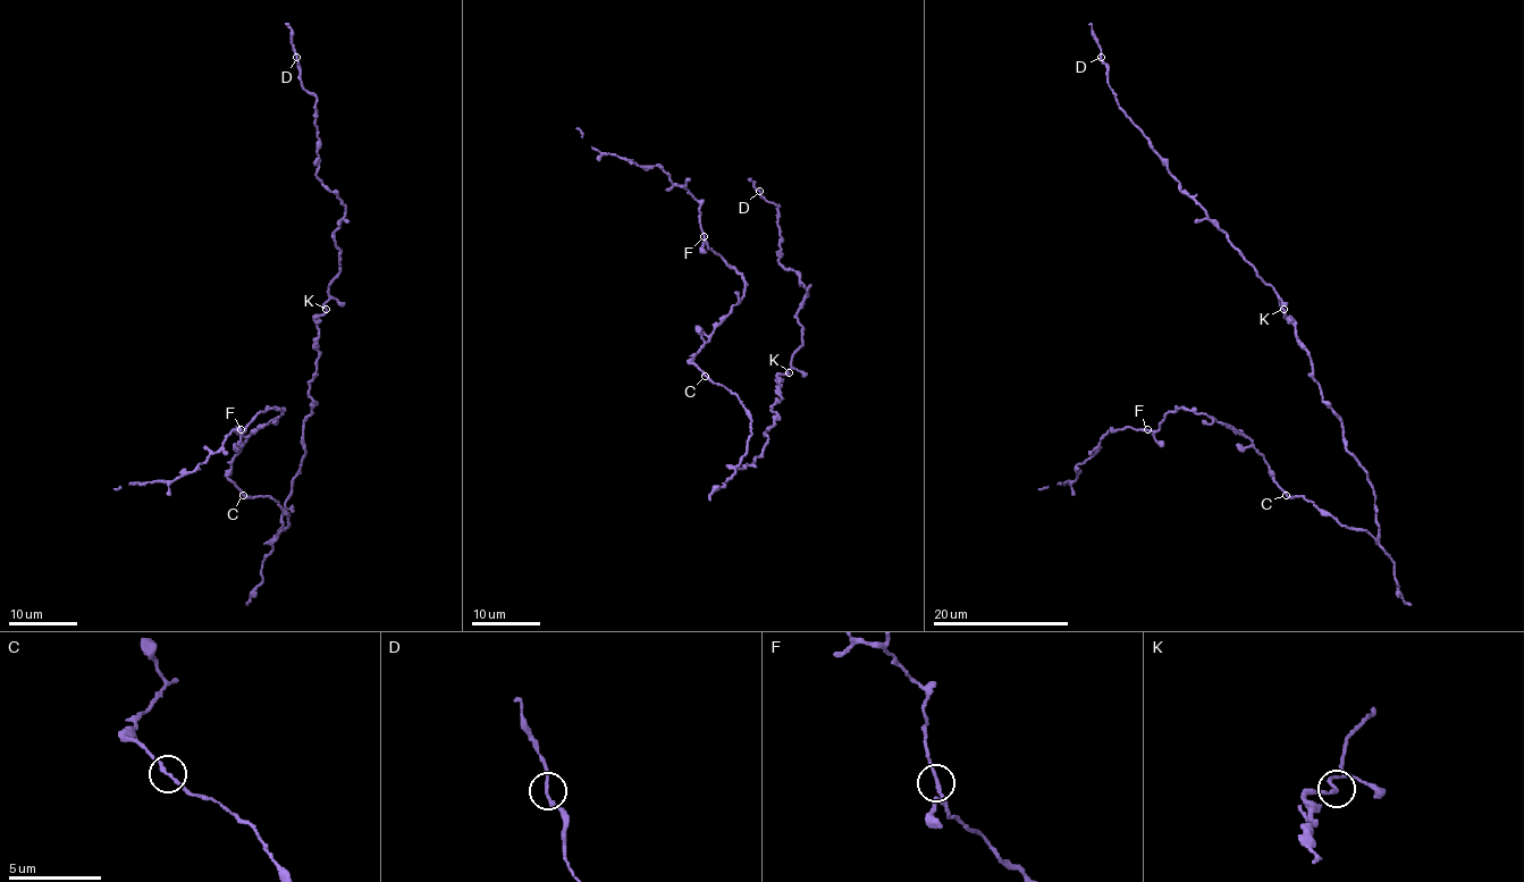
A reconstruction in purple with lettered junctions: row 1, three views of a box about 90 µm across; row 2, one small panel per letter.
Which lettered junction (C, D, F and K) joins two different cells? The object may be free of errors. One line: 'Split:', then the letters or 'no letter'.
Split: no letter

